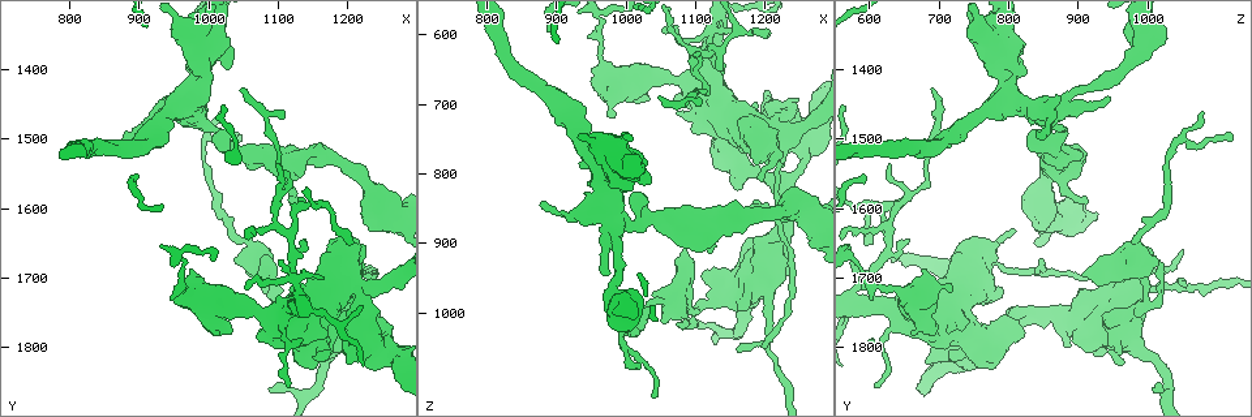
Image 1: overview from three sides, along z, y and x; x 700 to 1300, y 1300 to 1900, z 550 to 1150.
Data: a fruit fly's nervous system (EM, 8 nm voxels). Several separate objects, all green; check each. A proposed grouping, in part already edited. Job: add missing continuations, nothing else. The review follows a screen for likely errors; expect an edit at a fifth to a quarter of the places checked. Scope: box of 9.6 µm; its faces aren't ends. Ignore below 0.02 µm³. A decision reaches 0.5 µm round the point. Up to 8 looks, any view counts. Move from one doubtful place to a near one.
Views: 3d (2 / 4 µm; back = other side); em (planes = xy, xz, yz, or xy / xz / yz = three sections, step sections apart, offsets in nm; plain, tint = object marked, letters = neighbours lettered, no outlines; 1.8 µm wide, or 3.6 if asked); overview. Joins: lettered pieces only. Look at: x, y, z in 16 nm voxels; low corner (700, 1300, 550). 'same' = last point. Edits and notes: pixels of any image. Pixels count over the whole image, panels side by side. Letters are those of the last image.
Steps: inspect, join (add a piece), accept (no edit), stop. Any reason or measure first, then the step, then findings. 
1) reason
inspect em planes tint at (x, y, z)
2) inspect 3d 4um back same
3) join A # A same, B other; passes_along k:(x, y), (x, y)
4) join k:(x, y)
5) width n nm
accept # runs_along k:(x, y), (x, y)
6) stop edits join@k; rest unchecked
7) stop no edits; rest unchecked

thin end
inspect 3d 2um at (1200, 1660, 1050)

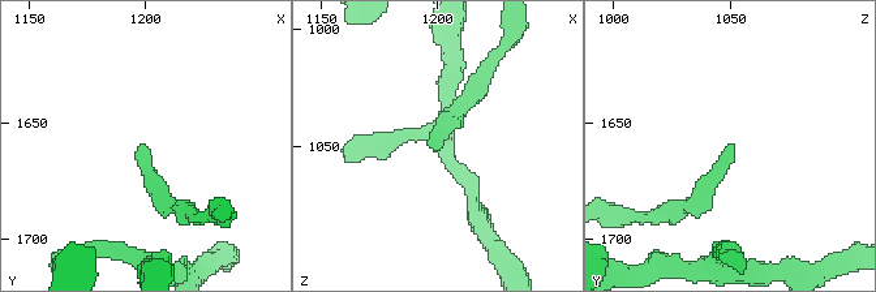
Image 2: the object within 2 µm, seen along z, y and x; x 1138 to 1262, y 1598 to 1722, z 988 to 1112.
shape alone is not enough
inspect em yz step 4 tint at (1200, 1662, 1053)

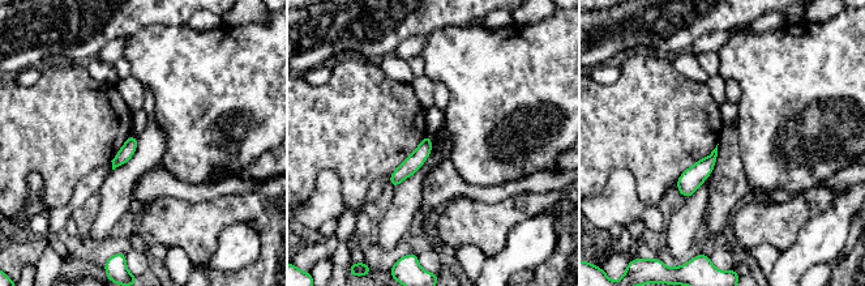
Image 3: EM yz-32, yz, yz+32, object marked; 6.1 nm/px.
inspect em yz step 4 letters same

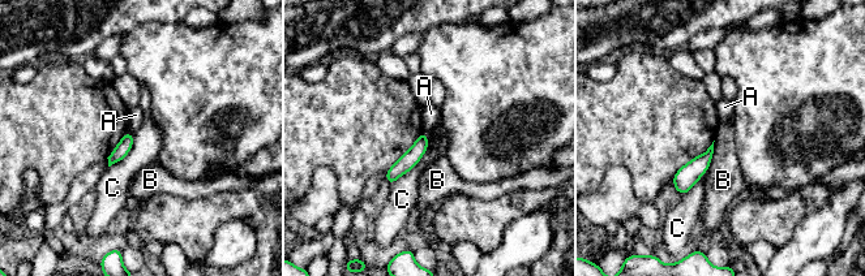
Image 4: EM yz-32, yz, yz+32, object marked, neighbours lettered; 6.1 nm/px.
accept # A other, B other, C other; runs_along 4:(424, 137), (419, 149), (389, 179); none of them fits

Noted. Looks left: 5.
free end
inspect em planes letters at (1040, 1500, 1125)

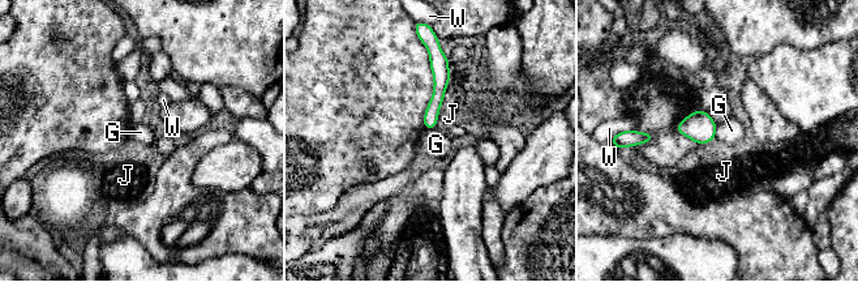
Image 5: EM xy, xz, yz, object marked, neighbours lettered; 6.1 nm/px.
accept # G other, J other, W other; runs_along 5:(437, 58), (440, 92), (428, 125); none of them fits

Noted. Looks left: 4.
thick end
inspect em xz step 4 tint at (1085, 1700, 910)

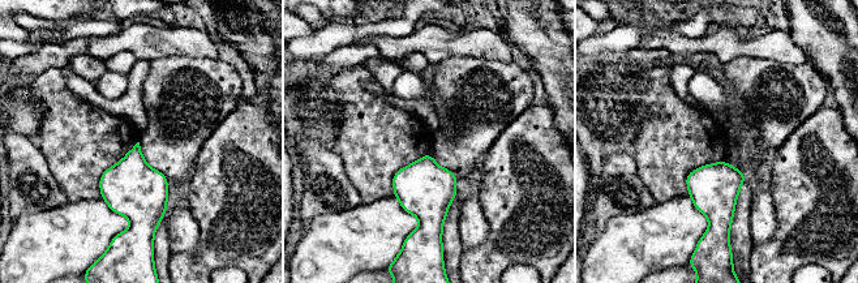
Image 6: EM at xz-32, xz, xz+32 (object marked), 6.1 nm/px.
inspect em planes letters same

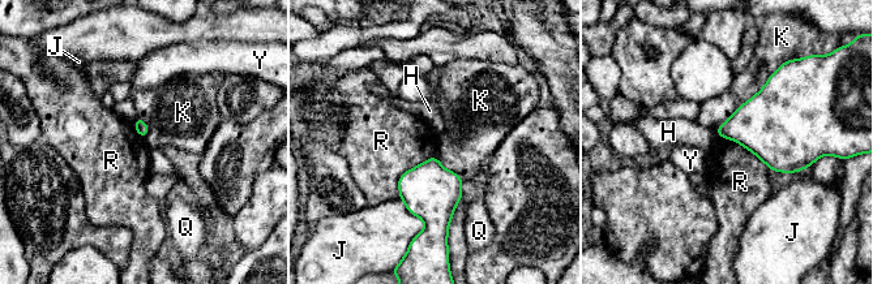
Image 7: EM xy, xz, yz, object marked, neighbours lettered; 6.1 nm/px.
accept # H other, J other, K other, Q other, R other, Y other; border 7:(436, 155), (399, 177), (398, 198); no lettered piece goes on from it

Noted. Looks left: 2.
touches itself
inspect em yz step 8 letters at (1265, 1620, 855)

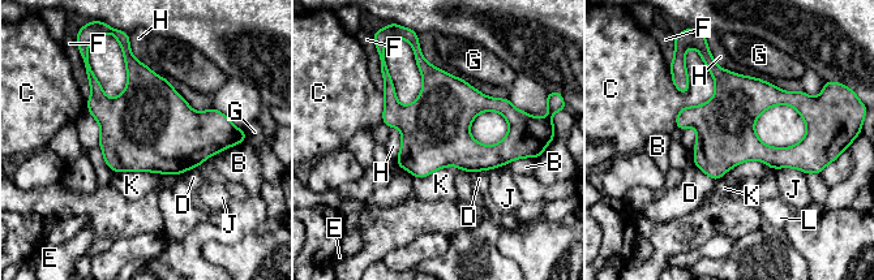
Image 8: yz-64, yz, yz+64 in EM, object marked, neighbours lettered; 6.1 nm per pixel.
inspect em planes letters same

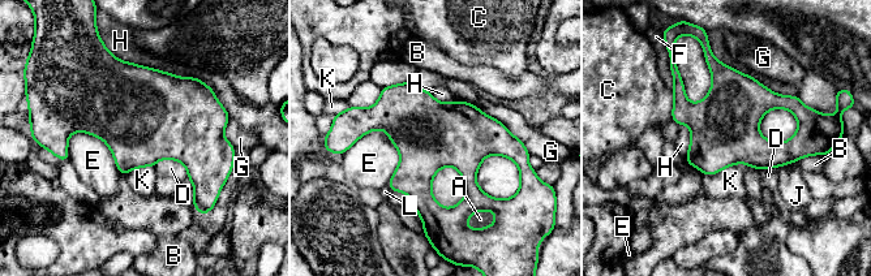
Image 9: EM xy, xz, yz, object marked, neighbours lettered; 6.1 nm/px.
accept # A other, B other, C other, D other, E other, F other, G other, H other, J other, K other, L other; border 9:(749, 165), (734, 163), (703, 175); no lettered piece goes on from it

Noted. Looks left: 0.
stop no edits; rest unchecked

